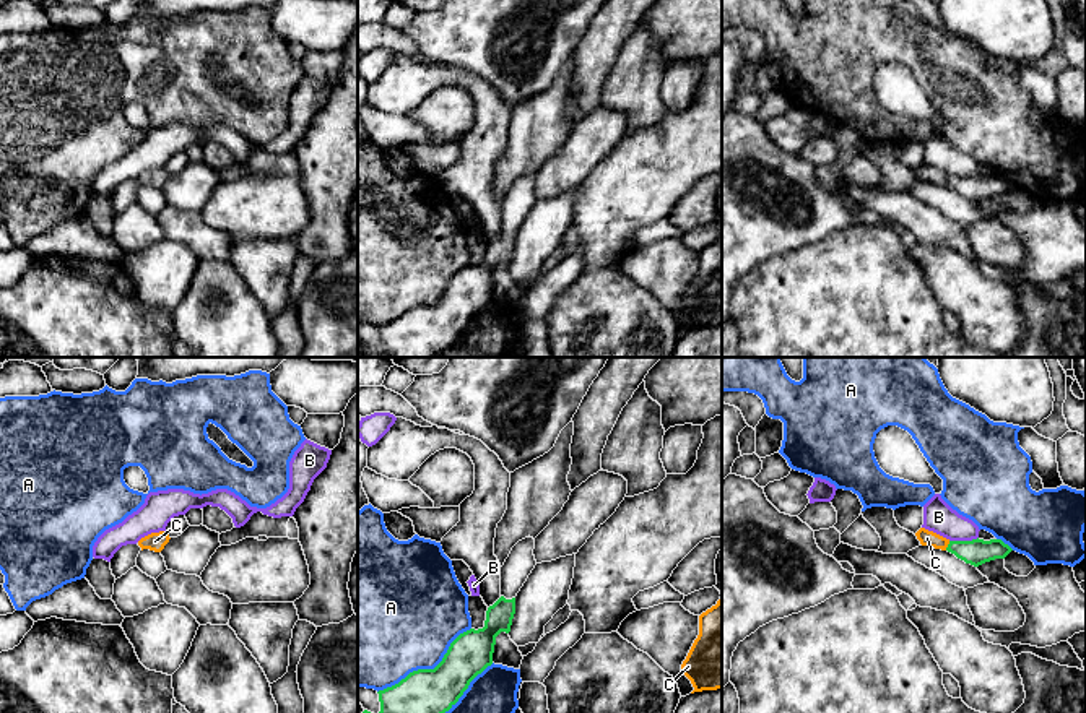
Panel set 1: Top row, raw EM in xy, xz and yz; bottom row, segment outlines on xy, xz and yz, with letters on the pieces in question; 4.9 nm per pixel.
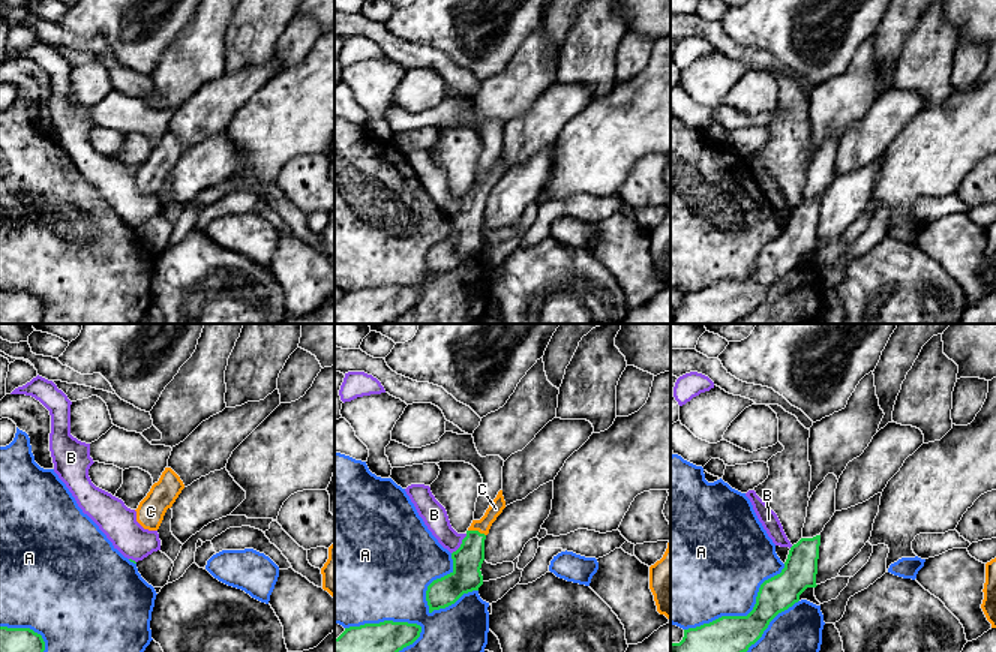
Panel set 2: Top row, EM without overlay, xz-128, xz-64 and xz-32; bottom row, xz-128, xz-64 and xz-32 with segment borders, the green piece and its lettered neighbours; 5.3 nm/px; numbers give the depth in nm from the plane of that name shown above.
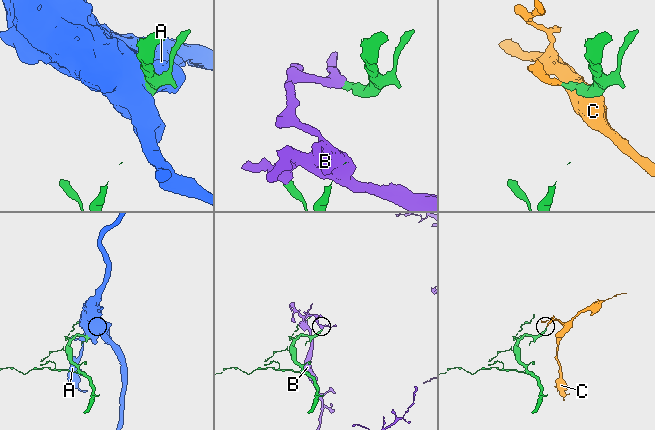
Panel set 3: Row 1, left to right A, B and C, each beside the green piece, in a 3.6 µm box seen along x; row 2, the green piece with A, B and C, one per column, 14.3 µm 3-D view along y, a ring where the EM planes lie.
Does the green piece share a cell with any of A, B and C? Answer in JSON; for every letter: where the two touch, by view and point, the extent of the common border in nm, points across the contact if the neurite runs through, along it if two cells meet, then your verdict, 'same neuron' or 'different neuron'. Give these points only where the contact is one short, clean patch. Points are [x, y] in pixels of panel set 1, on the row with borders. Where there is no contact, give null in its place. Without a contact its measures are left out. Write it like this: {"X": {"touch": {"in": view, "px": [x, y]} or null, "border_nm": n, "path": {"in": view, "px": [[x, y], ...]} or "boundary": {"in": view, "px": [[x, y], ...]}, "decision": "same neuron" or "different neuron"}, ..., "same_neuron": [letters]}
{"A": {"touch": {"in": "xz", "px": [426, 669]}, "border_nm": 550, "decision": "different neuron"}, "B": {"touch": {"in": "yz", "px": [963, 541]}, "border_nm": 150, "decision": "different neuron"}, "C": {"touch": {"in": "yz", "px": [948, 546]}, "border_nm": 50, "path": {"in": "yz", "px": [[977, 551], [948, 546], [927, 538]]}, "decision": "same neuron"}, "same_neuron": ["C"]}

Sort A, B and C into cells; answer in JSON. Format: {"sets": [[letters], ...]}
{"sets": [["A"], ["B"], ["C"]]}

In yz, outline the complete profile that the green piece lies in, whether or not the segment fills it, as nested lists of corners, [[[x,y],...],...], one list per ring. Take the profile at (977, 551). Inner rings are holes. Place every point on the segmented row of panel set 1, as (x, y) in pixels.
[[[920,528],[915,536],[922,546],[948,551],[974,567],[995,559],[1005,559],[1013,551],[1001,539],[984,541],[977,538],[972,541],[949,541],[925,528]]]

